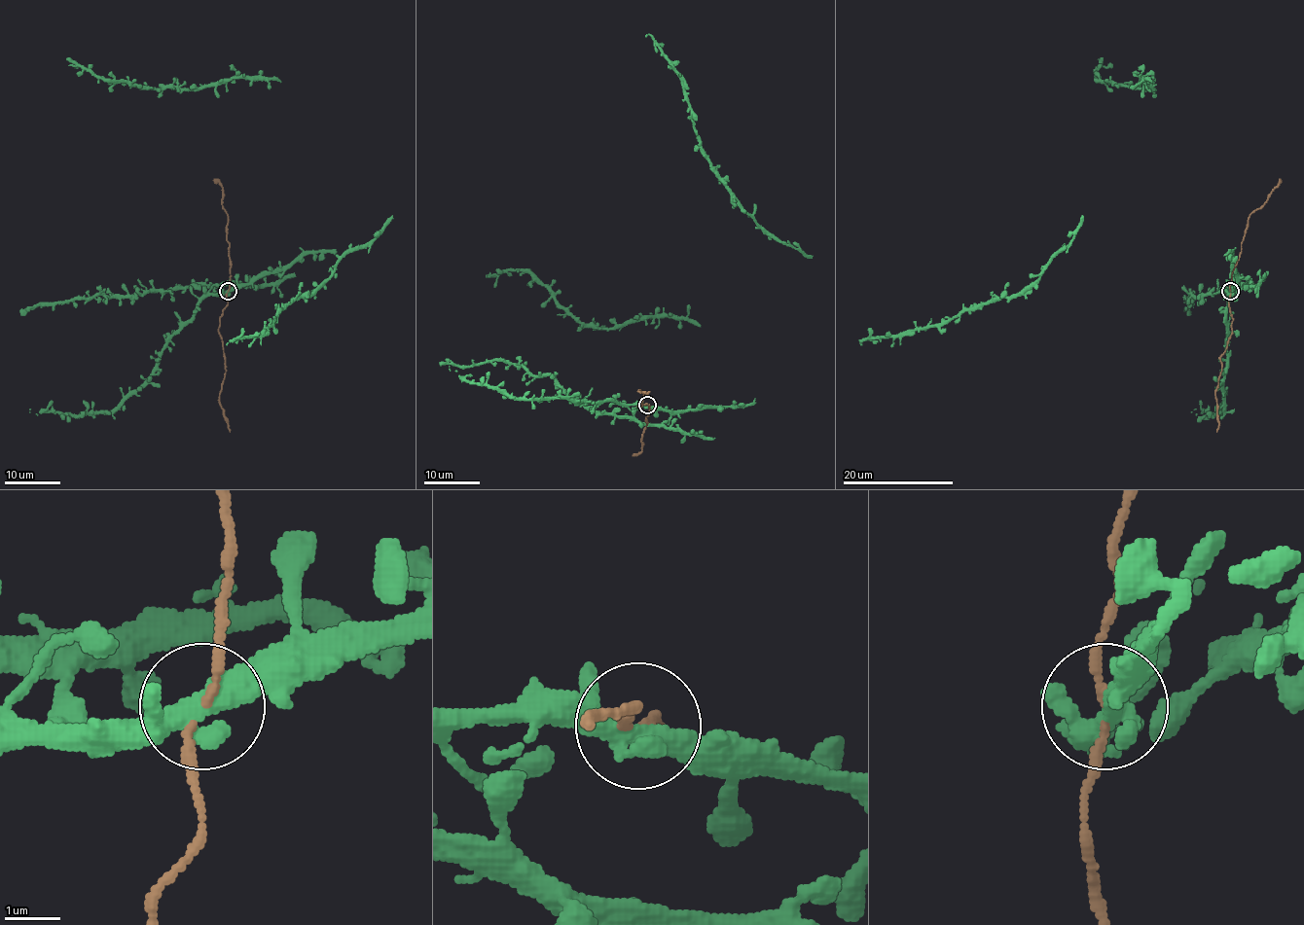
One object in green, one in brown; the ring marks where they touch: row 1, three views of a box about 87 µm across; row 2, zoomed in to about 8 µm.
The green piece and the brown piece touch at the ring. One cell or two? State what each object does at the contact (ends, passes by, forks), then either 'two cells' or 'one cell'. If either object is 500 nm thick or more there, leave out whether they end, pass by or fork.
green passes by; brown passes by; two cells

